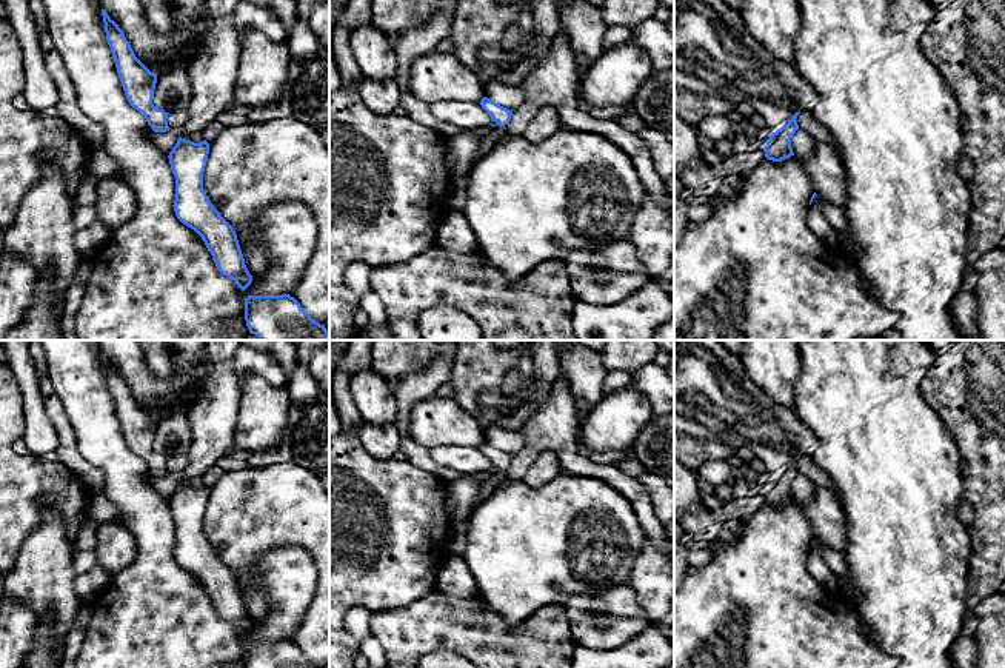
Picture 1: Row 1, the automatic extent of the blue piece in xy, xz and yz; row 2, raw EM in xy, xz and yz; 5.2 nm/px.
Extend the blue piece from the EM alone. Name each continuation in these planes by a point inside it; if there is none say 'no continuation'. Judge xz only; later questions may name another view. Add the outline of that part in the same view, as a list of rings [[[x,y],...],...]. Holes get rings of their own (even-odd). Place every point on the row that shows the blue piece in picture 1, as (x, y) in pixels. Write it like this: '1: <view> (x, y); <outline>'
no continuation

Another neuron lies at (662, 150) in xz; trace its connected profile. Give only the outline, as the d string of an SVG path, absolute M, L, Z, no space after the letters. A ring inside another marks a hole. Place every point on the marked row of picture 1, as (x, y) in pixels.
M645 128L636 131L648 151L651 152L653 163L659 175L671 183L674 179L674 143L657 129Z

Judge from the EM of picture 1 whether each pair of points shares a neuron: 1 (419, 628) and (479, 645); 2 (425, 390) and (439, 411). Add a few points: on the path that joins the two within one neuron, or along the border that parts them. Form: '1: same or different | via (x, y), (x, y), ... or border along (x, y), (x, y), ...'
1: same | via (434, 628), (464, 630)
2: different | border along (434, 394), (413, 407), (410, 427)

